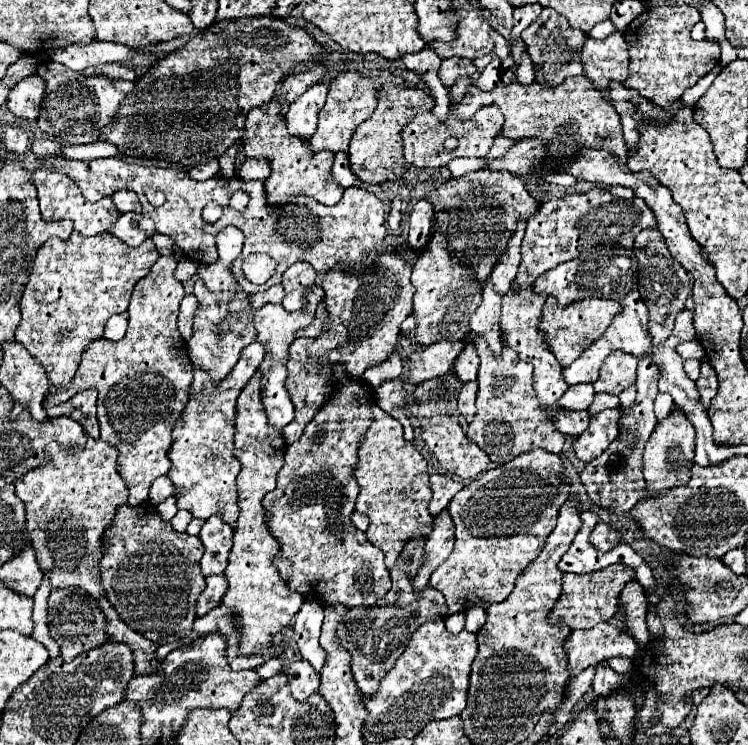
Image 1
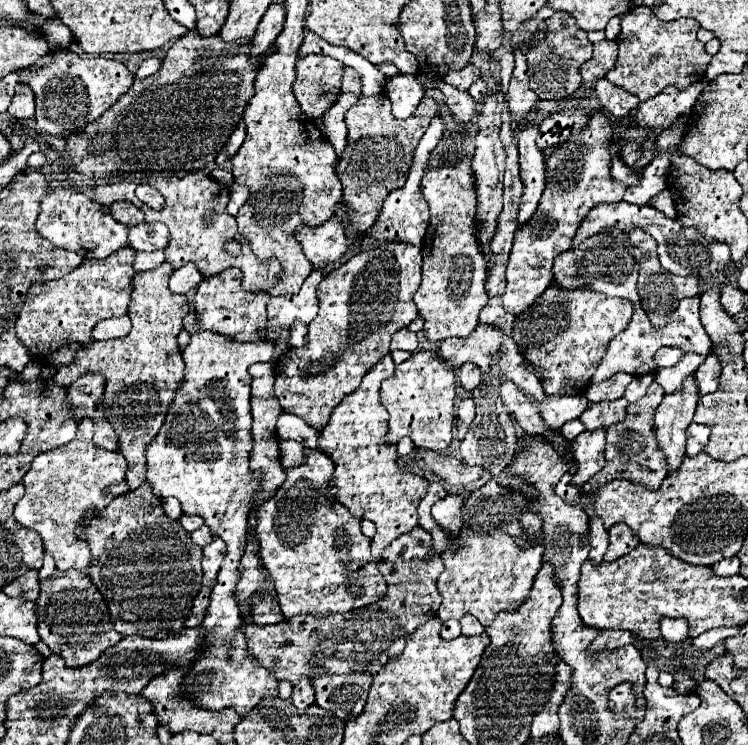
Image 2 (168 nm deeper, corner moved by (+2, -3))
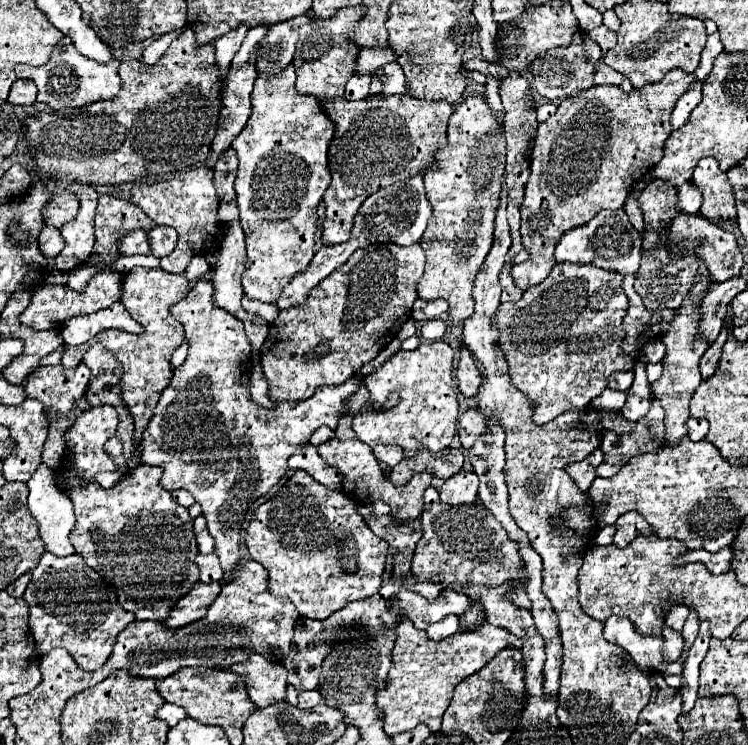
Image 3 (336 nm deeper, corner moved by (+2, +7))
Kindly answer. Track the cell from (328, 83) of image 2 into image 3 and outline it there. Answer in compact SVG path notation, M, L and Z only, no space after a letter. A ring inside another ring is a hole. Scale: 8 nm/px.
M366 6L342 8L334 18L312 18L310 24L300 27L300 37L294 52L296 68L296 90L302 94L312 94L318 100L342 98L348 80L354 76L354 58L358 58L358 46L352 42L354 28L364 18Z

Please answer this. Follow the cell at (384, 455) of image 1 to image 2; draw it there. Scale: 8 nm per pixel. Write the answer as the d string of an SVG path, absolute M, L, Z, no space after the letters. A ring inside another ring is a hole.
M390 354L384 356L360 382L360 386L350 394L344 396L344 400L334 408L334 412L330 414L328 424L324 426L324 430L320 432L318 438L318 448L326 454L330 454L330 458L336 464L334 470L334 496L340 504L344 504L356 518L364 520L372 520L376 524L376 534L372 538L372 554L376 556L376 564L382 564L382 550L386 546L390 546L390 542L402 534L408 534L412 528L418 526L418 504L422 500L422 496L426 496L426 490L430 486L430 482L424 476L416 476L408 466L400 466L398 462L398 452L396 452L396 444L386 444L386 428L388 428L388 412L386 408L380 404L378 398L378 390L384 378L390 378L394 374L396 364L392 362Z

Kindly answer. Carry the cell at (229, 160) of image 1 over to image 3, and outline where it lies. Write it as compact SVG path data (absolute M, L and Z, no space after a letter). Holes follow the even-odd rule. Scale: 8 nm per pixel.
M254 26L248 30L240 50L236 52L234 60L232 60L232 68L224 80L224 88L222 88L222 116L218 118L218 134L214 136L214 142L212 142L212 150L216 154L224 154L232 140L234 140L246 126L250 114L252 114L252 104L250 104L250 94L252 94L252 88L254 88L254 80L256 80L256 70L254 70L254 54L256 54L256 48L258 48L258 42L266 36L268 32L268 26Z

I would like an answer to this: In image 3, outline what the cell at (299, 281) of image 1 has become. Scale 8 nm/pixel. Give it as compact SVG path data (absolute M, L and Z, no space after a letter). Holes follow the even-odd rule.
M288 66L276 78L266 78L266 74L256 78L252 90L252 116L240 136L232 142L238 152L238 176L236 176L236 204L240 210L240 224L246 234L246 256L248 268L242 276L244 294L252 300L266 304L276 304L282 288L290 278L306 268L314 256L314 234L316 234L316 210L320 206L324 190L330 186L328 170L328 144L334 136L334 124L324 114L320 102L314 96L298 94L294 88L294 66Z

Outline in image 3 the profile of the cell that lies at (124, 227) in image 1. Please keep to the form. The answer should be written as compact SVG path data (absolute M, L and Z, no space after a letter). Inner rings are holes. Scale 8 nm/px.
M156 226L148 232L150 240L152 240L152 254L156 258L164 258L166 254L170 254L174 248L176 248L176 230L172 228L162 228L162 226Z

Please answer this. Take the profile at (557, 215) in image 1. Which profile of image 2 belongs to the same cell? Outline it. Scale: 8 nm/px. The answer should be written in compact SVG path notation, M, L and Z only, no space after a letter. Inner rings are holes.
M628 202L598 204L598 208L594 208L594 212L590 212L590 216L586 216L586 220L582 220L582 224L578 226L572 248L578 248L580 242L588 240L590 236L594 236L598 232L606 232L606 228L622 228L622 232L626 232L626 234L630 234L632 228L642 228L644 232L652 234L660 248L660 264L664 266L664 270L674 272L676 276L688 276L688 274L720 276L722 270L726 268L726 264L730 262L730 250L726 244L706 240L694 228L682 228L680 220L670 220L662 212L650 208L648 204L632 206Z

